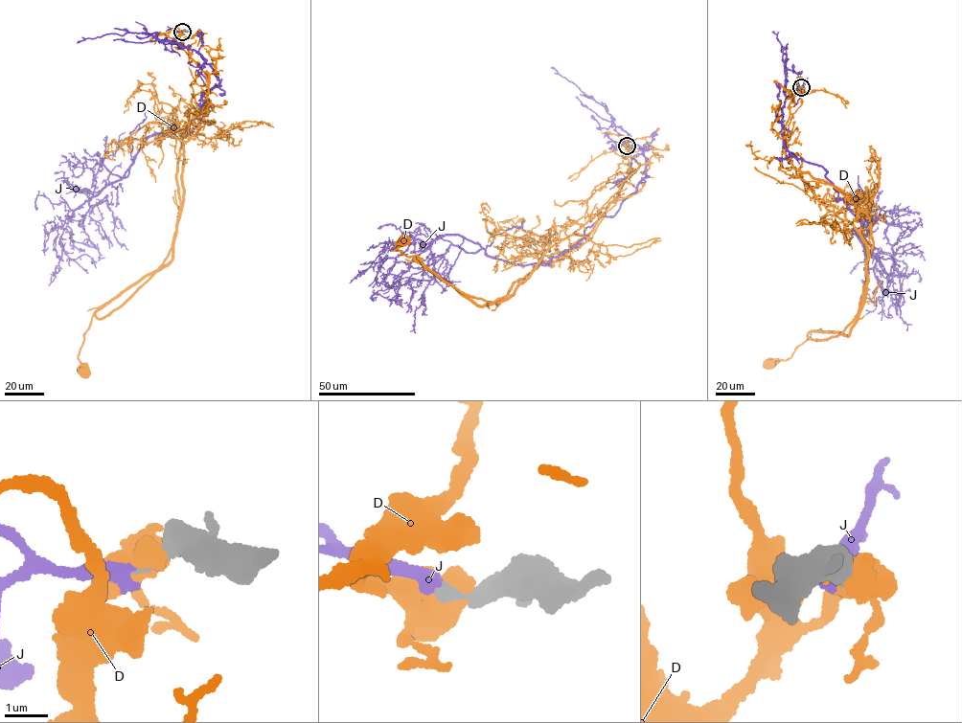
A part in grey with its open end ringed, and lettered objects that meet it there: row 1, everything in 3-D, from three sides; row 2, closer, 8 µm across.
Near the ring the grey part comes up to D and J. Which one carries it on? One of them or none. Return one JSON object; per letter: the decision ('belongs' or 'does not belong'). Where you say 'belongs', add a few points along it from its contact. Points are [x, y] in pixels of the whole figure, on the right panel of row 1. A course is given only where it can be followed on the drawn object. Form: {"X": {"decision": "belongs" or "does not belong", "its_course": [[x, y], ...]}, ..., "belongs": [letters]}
{"D": {"decision": "does not belong"}, "J": {"decision": "belongs", "its_course": [[801, 87], [785, 99], [784, 146], [824, 169], [858, 219], [881, 214], [852, 233], [875, 255], [890, 314]]}, "belongs": ["J"]}

